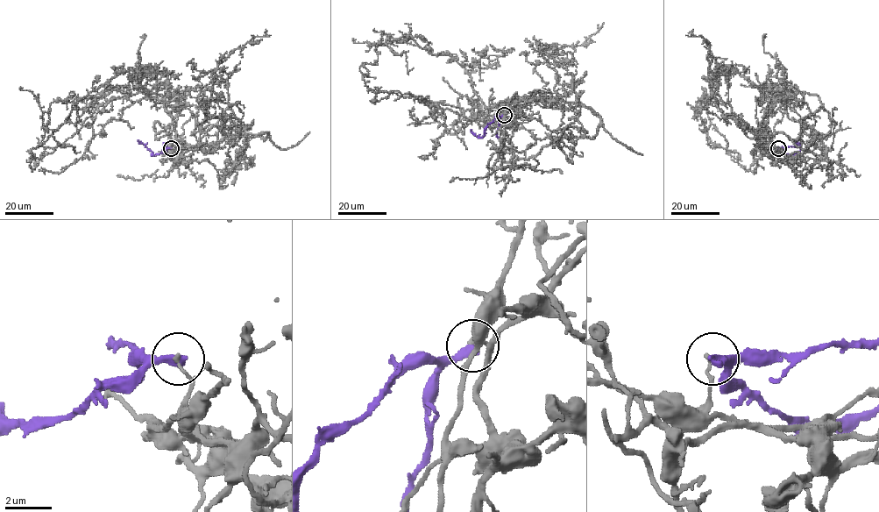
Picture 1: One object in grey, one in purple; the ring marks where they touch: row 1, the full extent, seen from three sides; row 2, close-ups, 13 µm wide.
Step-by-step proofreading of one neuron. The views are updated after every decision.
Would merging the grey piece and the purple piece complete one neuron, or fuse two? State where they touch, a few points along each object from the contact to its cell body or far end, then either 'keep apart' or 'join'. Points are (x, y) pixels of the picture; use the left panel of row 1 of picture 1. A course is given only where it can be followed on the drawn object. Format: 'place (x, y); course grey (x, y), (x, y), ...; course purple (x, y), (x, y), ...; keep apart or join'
place (171, 148); course grey (171, 147), (180, 141), (173, 117), (131, 68), (79, 100), (56, 129), (42, 124), (34, 169); course purple (171, 147), (155, 154), (138, 141); keep apart

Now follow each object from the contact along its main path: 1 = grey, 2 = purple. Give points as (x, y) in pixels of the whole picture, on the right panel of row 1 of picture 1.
1: (778, 147), (772, 153), (761, 143), (770, 97), (732, 68), (723, 71), (699, 115), (749, 169)
2: (778, 147), (785, 153), (795, 153), (800, 150), (800, 145), (792, 141)

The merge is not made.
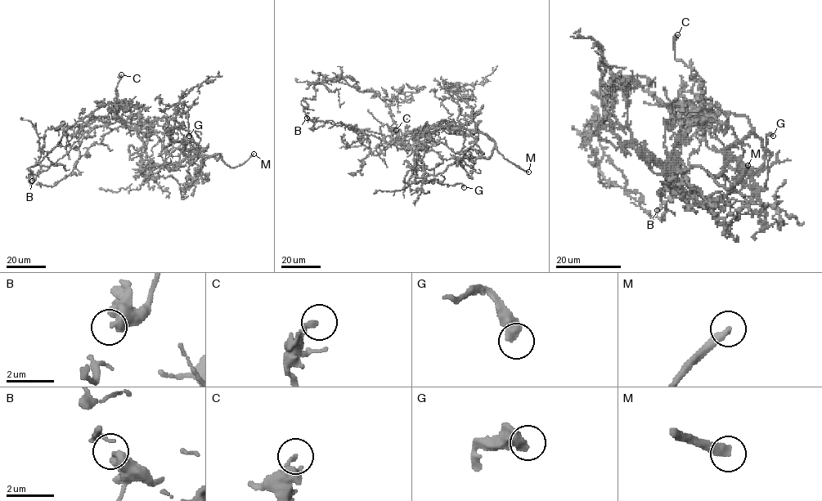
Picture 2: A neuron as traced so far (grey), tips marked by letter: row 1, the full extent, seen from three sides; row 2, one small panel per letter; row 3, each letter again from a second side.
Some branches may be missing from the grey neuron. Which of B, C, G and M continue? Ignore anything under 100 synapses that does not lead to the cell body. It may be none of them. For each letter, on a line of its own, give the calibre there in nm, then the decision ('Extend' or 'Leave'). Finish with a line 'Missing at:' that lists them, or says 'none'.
B: Thickness 380 nm. Leave
C: Thickness 150 nm. Leave
G: Thickness 500 nm. Leave
M: Thickness 360 nm. Extend
Missing at: M

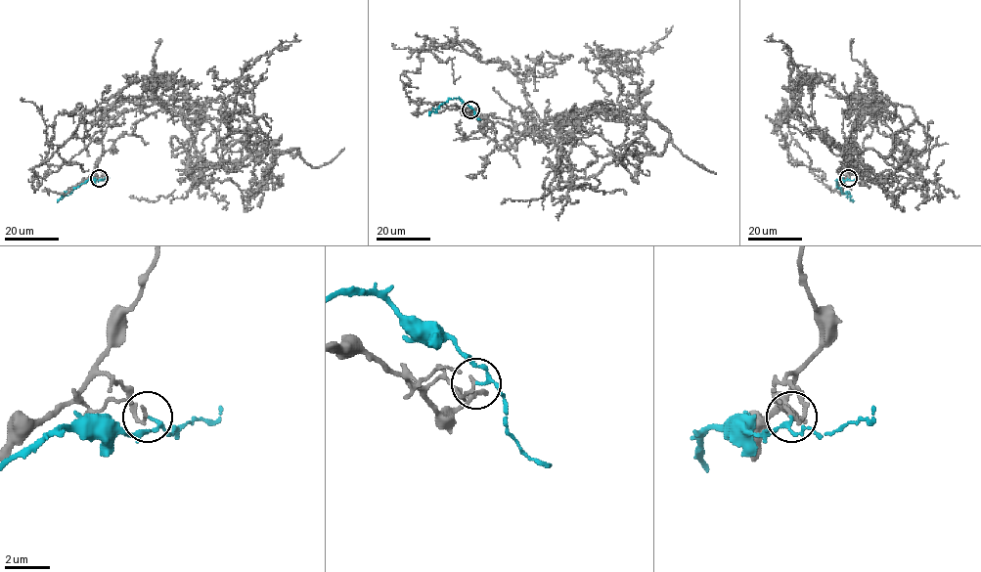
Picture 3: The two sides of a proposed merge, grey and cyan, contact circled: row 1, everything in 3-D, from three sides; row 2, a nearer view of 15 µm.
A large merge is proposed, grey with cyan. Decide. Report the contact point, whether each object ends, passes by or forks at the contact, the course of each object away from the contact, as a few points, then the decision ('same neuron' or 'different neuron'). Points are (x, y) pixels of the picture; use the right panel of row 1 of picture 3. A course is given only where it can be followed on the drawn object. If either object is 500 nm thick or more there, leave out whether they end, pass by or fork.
at (848, 178); grey ends there; cyan passes by; grey runs (847, 178), (849, 138), (867, 109), (860, 101), (849, 163), (812, 116), (795, 108), (789, 48), (764, 40); cyan runs (847, 178), (838, 179), (836, 184), (843, 193), (848, 193), (853, 201); different neuron

